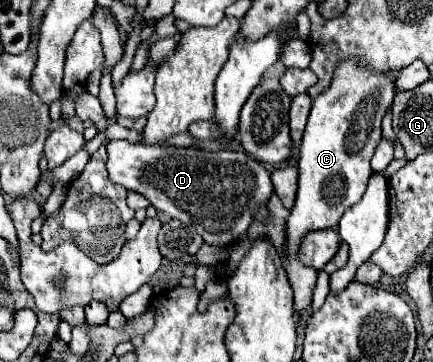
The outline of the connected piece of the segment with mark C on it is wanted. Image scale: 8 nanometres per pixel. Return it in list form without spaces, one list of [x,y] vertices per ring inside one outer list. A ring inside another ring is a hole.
[[[351,57],[337,65],[329,89],[313,99],[311,115],[299,147],[297,199],[285,223],[285,243],[281,253],[283,269],[287,273],[289,285],[293,287],[293,309],[297,315],[309,309],[311,295],[317,283],[317,269],[309,269],[301,263],[299,245],[303,237],[311,231],[337,227],[345,209],[349,209],[363,197],[367,181],[373,175],[369,161],[375,145],[381,139],[381,121],[385,111],[391,109],[393,97],[395,71],[369,73],[355,57]]]

